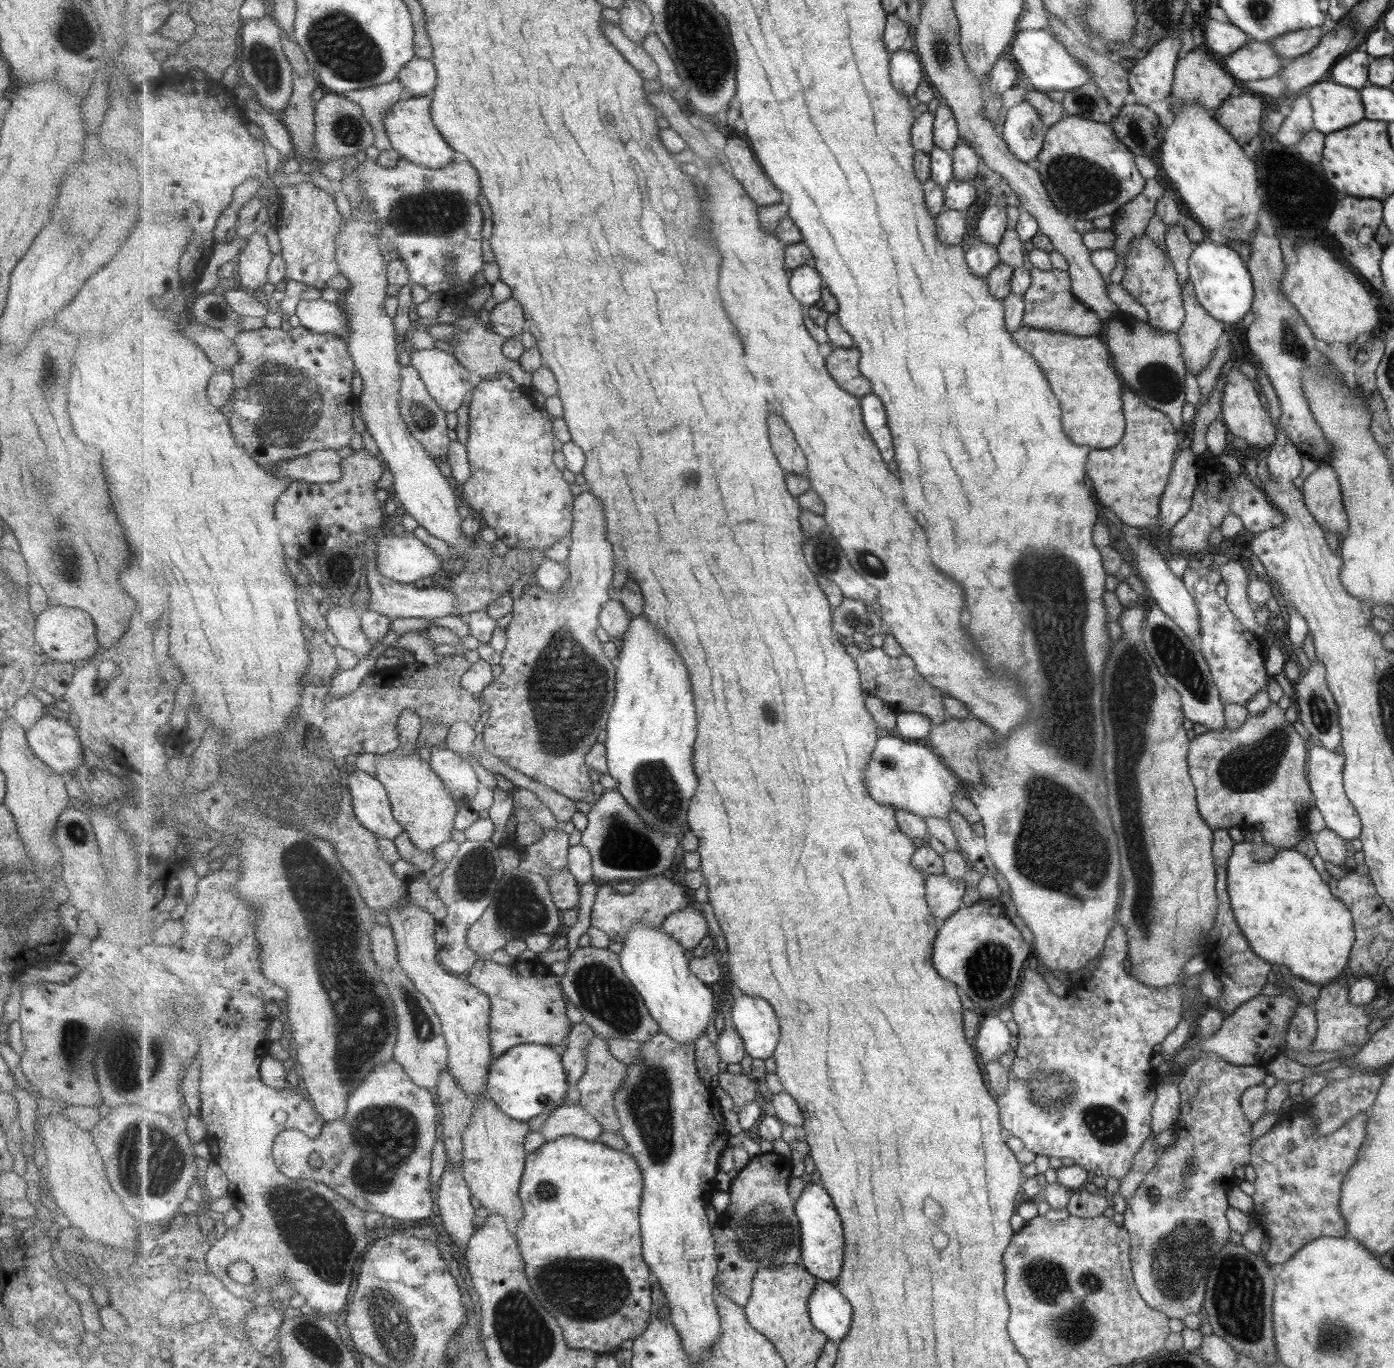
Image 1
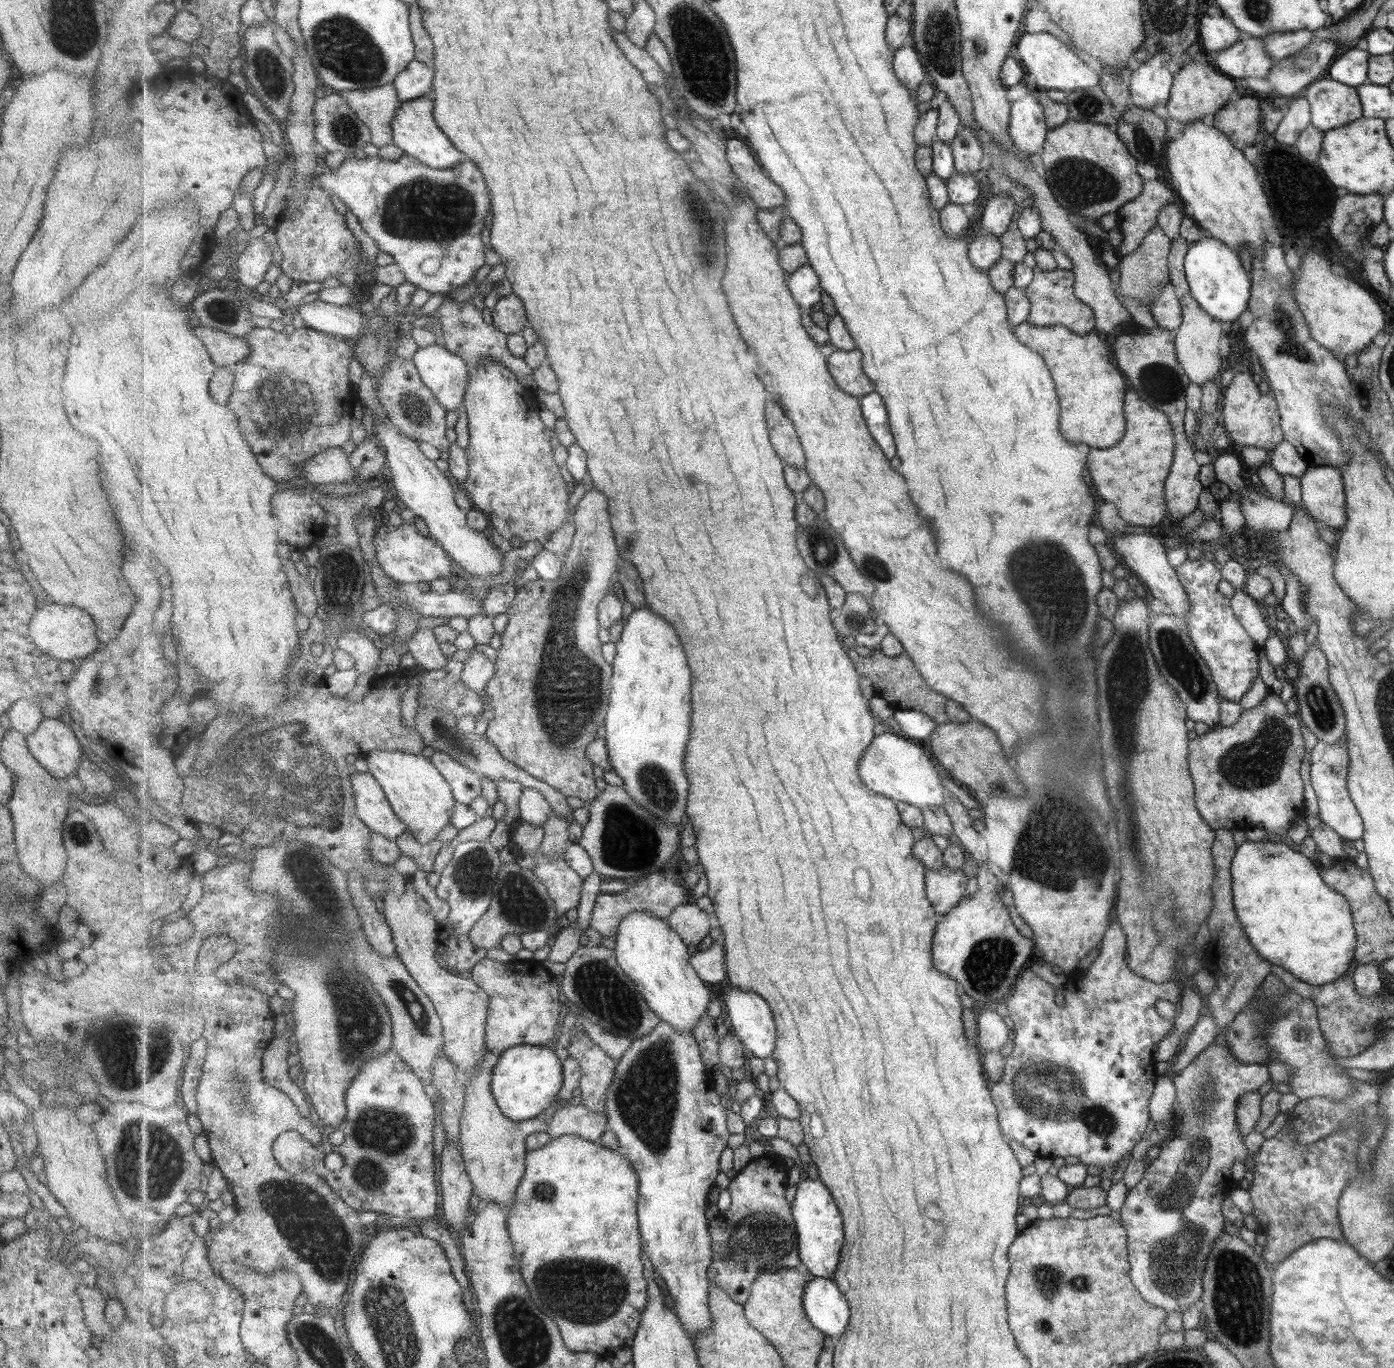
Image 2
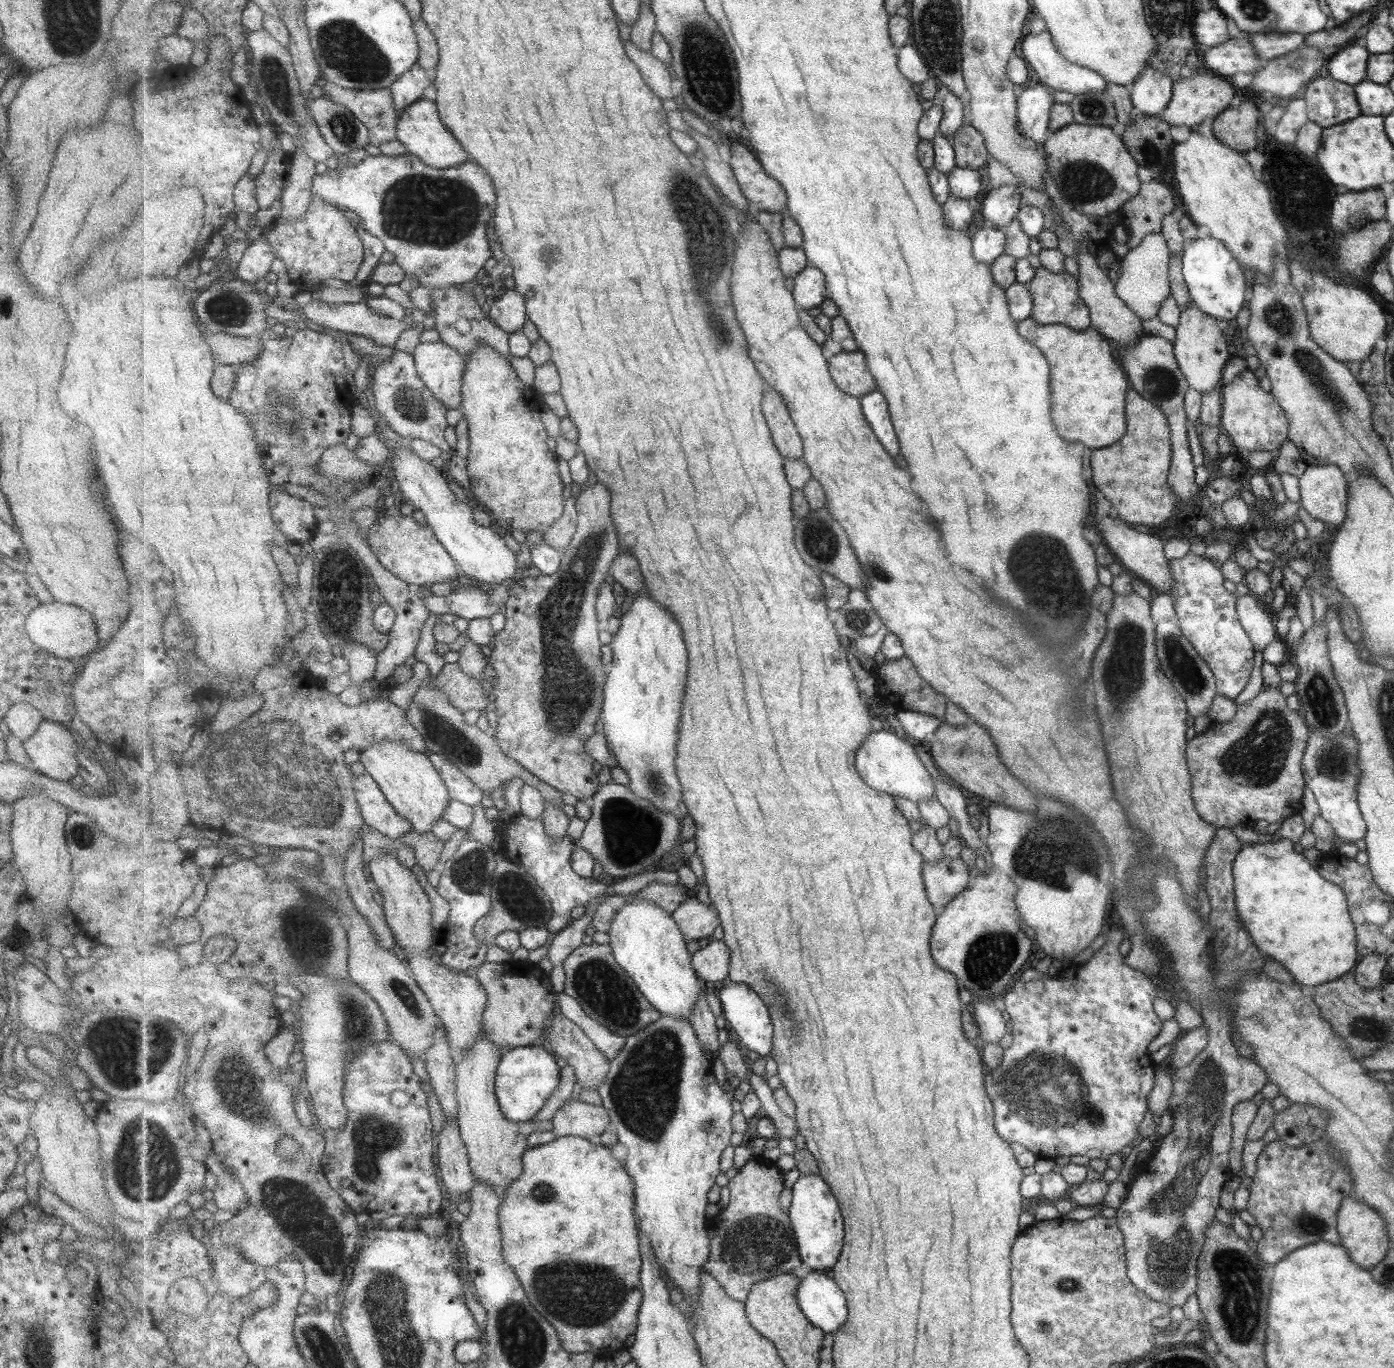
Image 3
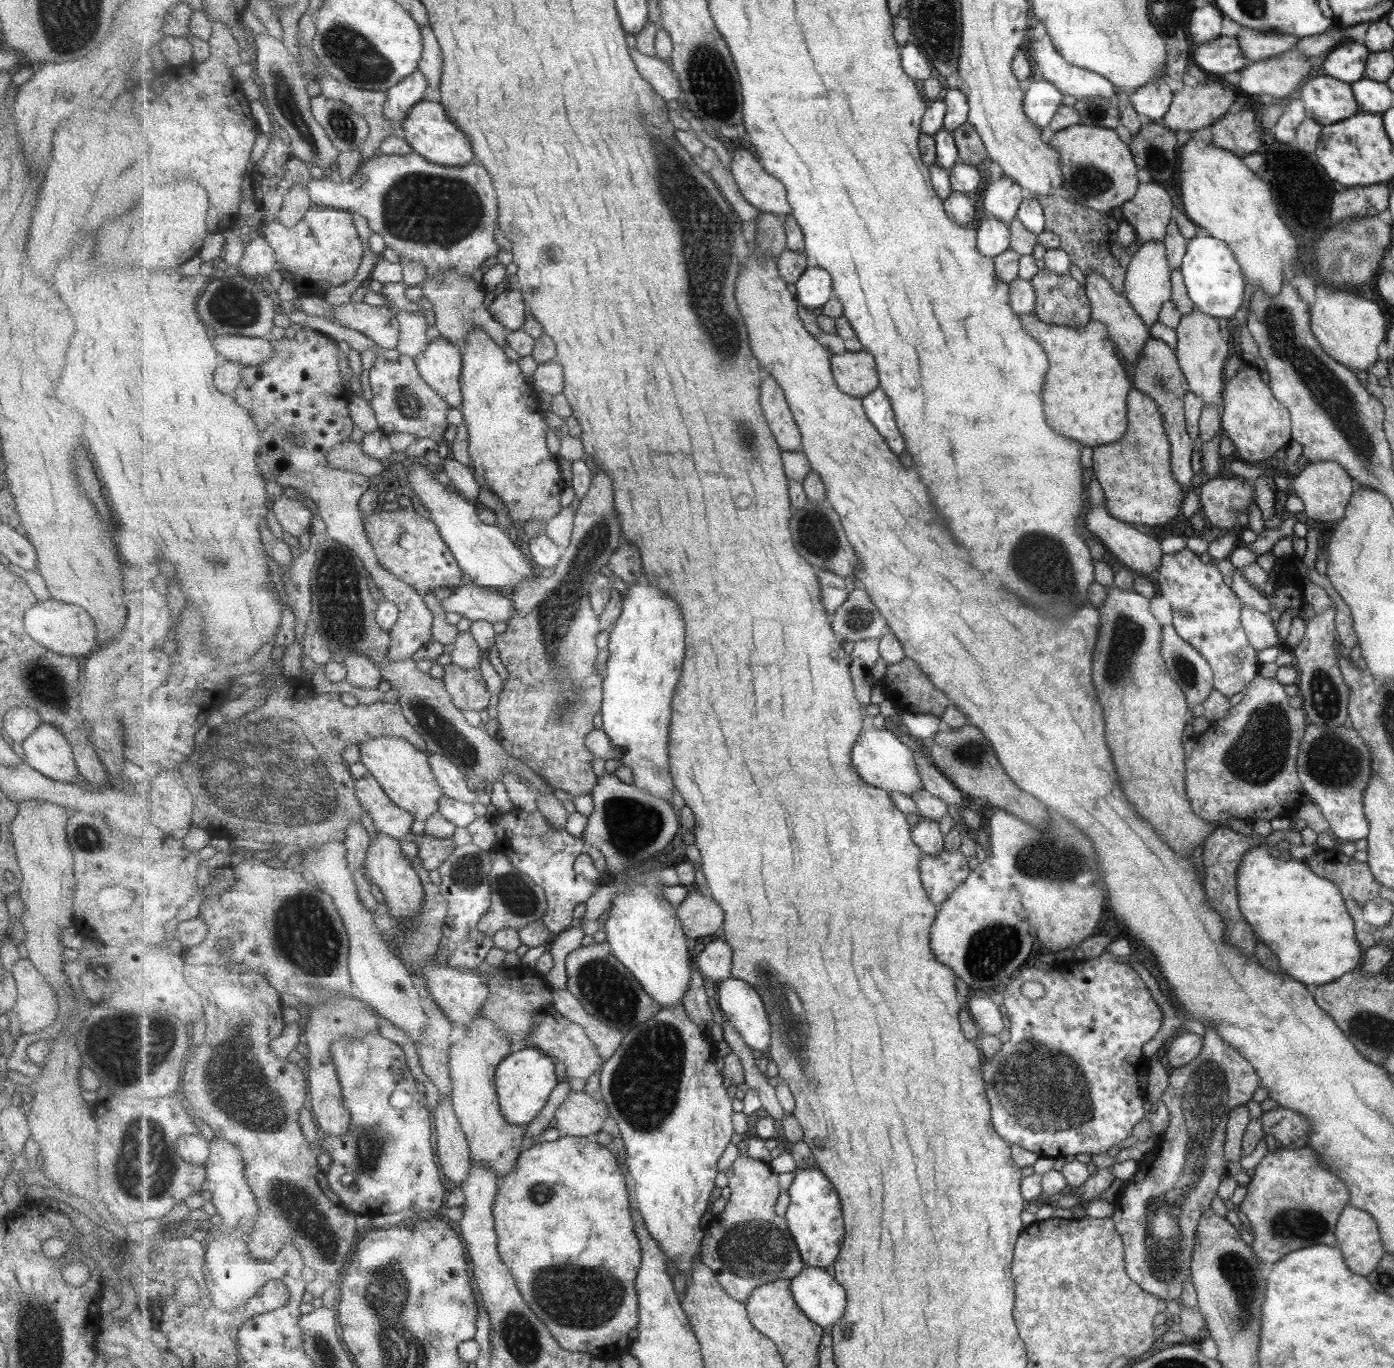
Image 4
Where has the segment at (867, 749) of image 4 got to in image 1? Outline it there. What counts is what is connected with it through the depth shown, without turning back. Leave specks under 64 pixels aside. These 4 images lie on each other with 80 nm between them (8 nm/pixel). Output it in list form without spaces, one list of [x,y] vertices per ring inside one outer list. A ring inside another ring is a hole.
[[[884,736],[879,739],[866,772],[871,796],[879,804],[889,804],[921,818],[948,818],[951,794],[957,790],[955,776],[945,768],[942,757],[933,748],[903,738]]]

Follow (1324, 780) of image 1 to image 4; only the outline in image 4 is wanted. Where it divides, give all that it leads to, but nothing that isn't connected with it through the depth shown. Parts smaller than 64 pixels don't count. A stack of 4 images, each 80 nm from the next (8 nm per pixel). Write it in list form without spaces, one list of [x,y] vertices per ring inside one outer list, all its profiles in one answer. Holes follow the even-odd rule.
[[[1308,724],[1296,761],[1298,779],[1328,822],[1336,841],[1361,840],[1369,834],[1362,805],[1362,794],[1370,780],[1370,760],[1367,747],[1350,727],[1323,729]]]

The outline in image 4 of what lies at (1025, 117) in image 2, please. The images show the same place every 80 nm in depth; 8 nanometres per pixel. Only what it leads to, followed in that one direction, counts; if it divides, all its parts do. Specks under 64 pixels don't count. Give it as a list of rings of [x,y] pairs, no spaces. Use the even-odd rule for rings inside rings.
[[[1046,80],[1033,81],[1023,86],[1025,95],[1022,109],[1026,117],[1038,130],[1050,124],[1055,111],[1061,105],[1062,93]]]

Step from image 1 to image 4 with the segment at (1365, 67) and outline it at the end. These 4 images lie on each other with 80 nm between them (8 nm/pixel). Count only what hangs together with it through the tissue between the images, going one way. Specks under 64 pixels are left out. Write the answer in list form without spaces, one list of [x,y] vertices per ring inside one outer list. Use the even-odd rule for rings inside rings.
[[[1346,40],[1327,54],[1323,70],[1327,76],[1351,85],[1365,76],[1368,55],[1369,50],[1365,44]]]

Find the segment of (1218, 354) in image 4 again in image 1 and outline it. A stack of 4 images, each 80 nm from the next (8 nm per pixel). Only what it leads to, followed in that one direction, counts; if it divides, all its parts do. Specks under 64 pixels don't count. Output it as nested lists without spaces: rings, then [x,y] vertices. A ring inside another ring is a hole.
[[[1189,279],[1184,282],[1181,289],[1186,316],[1176,332],[1176,337],[1181,349],[1184,369],[1197,378],[1210,362],[1210,356],[1217,346],[1217,338],[1221,336],[1223,323],[1215,320],[1198,303],[1194,285]]]

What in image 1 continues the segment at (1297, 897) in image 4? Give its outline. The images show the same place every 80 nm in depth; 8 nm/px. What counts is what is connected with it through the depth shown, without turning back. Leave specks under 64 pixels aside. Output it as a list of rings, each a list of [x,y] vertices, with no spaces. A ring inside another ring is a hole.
[[[1245,841],[1234,842],[1225,868],[1230,908],[1249,948],[1270,965],[1286,966],[1292,976],[1301,981],[1319,985],[1332,981],[1346,968],[1350,948],[1354,944],[1354,922],[1350,910],[1337,897],[1329,894],[1327,884],[1299,852],[1279,848],[1269,862],[1257,862],[1253,859],[1253,847]]]

